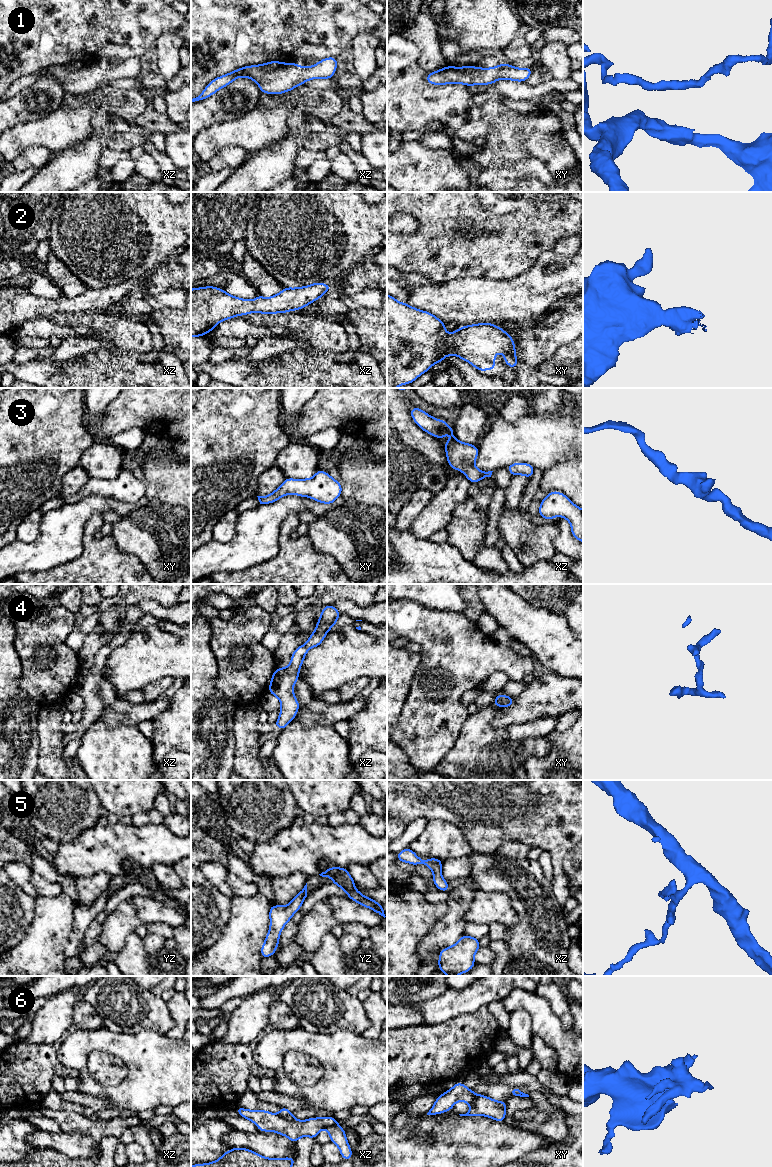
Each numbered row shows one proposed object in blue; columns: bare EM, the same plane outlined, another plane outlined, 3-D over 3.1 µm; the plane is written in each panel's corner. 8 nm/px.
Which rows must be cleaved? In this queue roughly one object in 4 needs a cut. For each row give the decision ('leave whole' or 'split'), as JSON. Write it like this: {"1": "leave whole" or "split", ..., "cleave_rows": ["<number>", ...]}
{"1": "leave whole", "2": "leave whole", "3": "leave whole", "4": "leave whole", "5": "leave whole", "6": "split", "cleave_rows": ["6"]}

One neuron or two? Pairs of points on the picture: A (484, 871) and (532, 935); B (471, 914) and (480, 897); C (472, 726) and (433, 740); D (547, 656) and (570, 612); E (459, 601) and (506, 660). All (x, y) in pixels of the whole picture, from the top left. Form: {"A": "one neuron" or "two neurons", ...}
{"A": "one neuron", "B": "one neuron", "C": "two neurons", "D": "two neurons", "E": "two neurons"}

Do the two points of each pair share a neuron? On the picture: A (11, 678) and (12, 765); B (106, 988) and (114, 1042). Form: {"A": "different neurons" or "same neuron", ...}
{"A": "same neuron", "B": "different neurons"}

